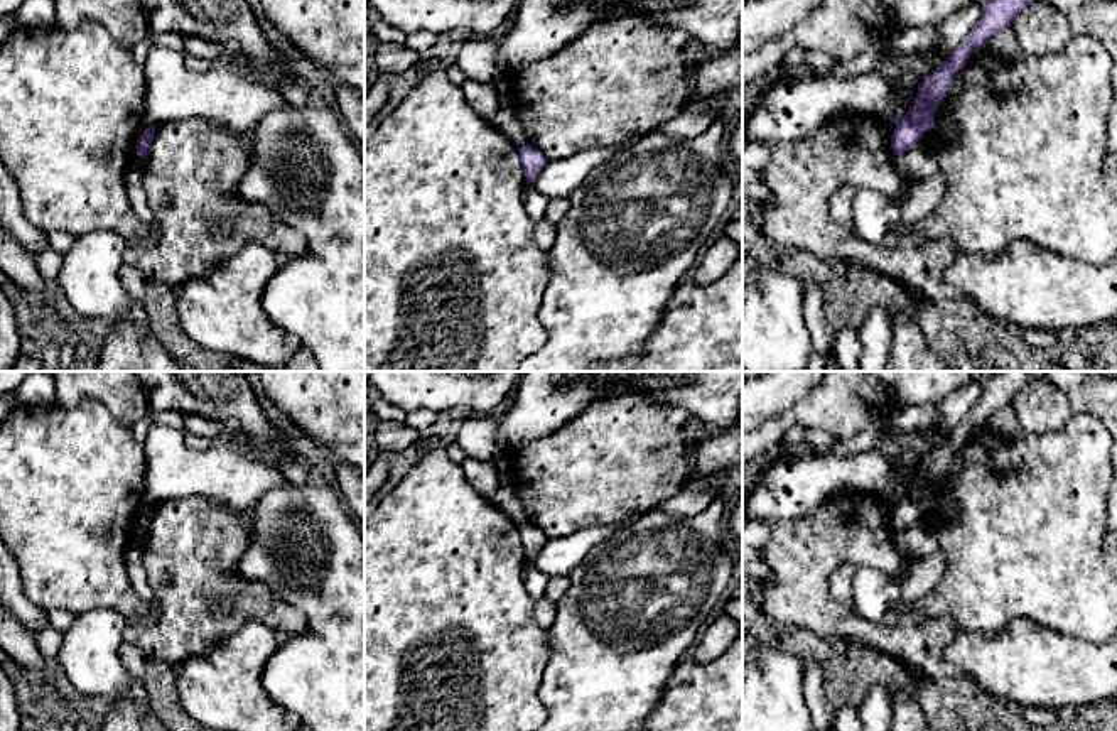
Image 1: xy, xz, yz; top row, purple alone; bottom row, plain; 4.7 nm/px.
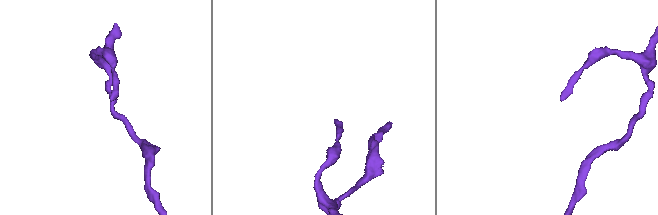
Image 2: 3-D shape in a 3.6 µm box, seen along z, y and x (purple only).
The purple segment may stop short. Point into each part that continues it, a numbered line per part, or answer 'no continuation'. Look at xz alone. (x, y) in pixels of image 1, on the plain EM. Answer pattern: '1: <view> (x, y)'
no continuation

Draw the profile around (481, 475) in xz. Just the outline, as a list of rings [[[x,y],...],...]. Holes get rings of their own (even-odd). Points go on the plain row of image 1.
[[[466,458],[461,466],[462,466],[466,481],[478,493],[491,500],[491,496],[501,486],[498,479],[496,466],[488,461],[478,461],[471,458]]]

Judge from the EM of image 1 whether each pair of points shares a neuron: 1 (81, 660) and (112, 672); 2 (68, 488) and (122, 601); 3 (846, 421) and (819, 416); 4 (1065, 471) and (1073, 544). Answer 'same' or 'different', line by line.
1: same
2: same
3: same
4: same

